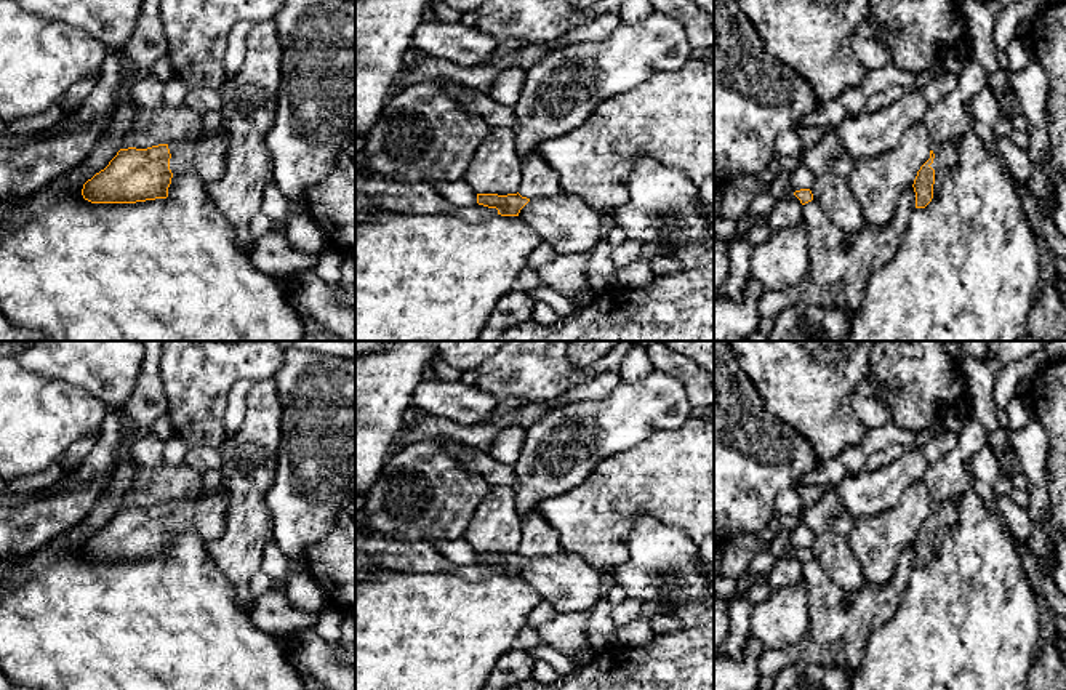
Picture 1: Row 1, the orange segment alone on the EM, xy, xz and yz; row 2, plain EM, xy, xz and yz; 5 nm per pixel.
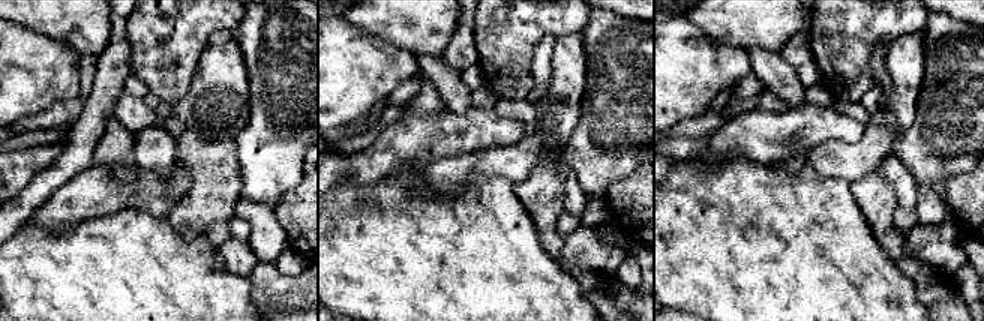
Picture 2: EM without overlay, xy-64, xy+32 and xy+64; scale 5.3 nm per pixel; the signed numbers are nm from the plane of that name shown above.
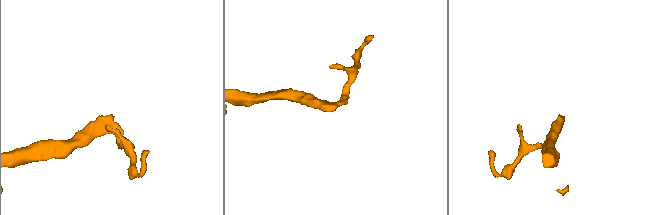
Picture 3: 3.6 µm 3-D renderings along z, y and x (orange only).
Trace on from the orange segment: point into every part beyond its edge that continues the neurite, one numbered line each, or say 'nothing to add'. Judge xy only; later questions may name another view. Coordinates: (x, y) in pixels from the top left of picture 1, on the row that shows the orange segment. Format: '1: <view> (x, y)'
1: xy (205, 157)

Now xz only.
1: xz (567, 223)

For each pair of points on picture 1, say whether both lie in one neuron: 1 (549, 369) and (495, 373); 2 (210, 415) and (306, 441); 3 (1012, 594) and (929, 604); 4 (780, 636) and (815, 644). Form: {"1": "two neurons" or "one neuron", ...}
{"1": "one neuron", "2": "two neurons", "3": "one neuron", "4": "two neurons"}

